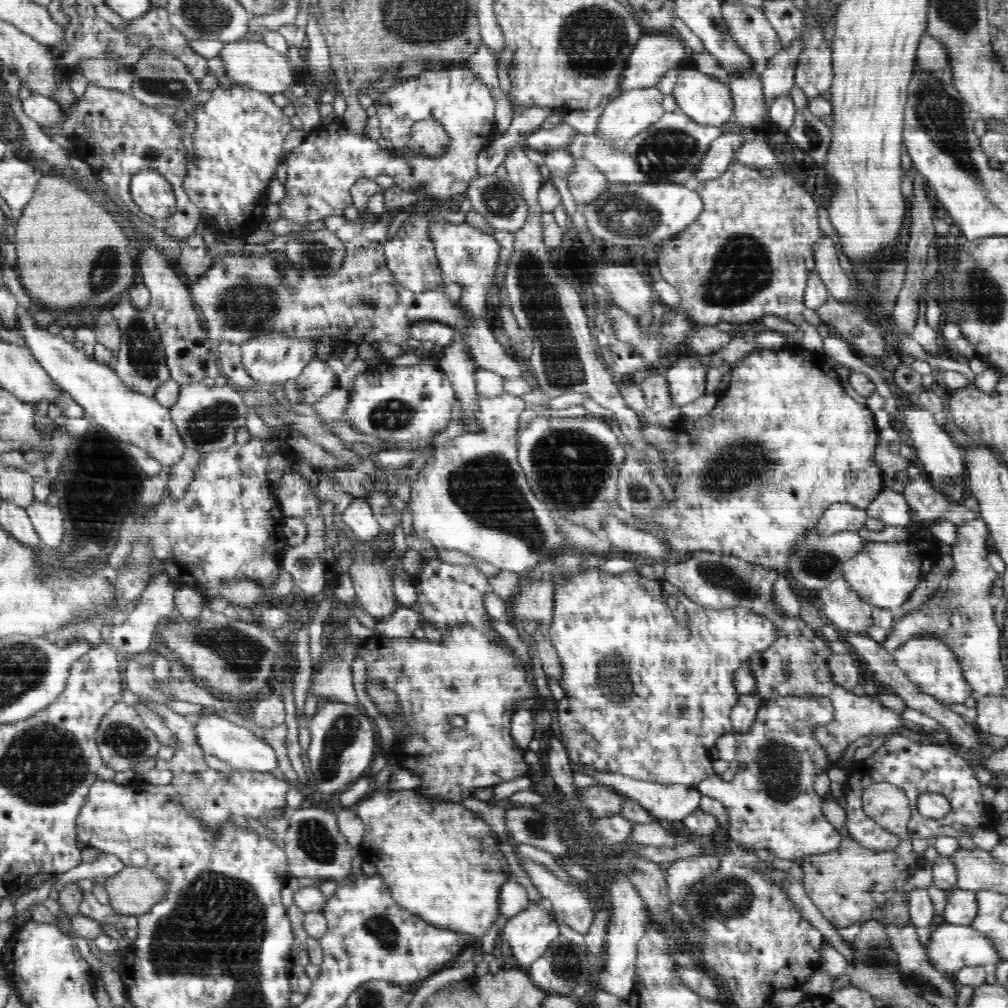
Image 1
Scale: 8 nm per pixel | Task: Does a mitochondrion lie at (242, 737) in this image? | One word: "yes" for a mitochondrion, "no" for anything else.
no

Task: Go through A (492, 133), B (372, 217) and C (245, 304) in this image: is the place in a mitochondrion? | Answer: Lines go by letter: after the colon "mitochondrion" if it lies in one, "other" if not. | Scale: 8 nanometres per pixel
A: other
B: other
C: mitochondrion

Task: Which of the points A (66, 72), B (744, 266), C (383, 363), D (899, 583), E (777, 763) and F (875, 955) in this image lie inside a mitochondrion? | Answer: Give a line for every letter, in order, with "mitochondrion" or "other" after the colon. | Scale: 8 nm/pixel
A: other
B: mitochondrion
C: other
D: other
E: mitochondrion
F: mitochondrion

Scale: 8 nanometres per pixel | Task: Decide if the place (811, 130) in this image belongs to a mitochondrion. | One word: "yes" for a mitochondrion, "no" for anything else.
yes

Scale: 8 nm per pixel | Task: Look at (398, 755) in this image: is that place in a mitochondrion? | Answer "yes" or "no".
no

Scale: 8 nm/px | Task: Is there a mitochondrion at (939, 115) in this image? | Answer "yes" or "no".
yes

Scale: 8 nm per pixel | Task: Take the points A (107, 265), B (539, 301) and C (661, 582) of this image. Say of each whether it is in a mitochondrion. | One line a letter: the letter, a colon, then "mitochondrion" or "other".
A: mitochondrion
B: mitochondrion
C: other

